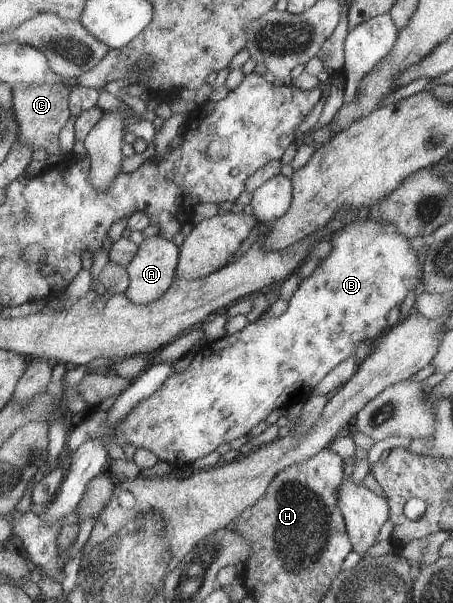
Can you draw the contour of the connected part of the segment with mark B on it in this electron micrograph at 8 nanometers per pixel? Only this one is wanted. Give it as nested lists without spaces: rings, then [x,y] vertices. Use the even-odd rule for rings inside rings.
[[[369,215],[365,219],[359,219],[349,224],[343,230],[340,230],[340,232],[333,234],[330,242],[333,246],[333,251],[325,259],[321,260],[310,276],[307,276],[301,282],[299,289],[297,289],[295,295],[288,302],[288,307],[283,314],[279,317],[271,317],[271,315],[265,314],[259,321],[248,323],[242,330],[232,335],[225,336],[219,339],[219,341],[213,341],[213,343],[208,341],[205,345],[200,346],[187,369],[181,373],[173,373],[157,393],[153,393],[149,399],[145,399],[143,403],[139,403],[125,417],[125,421],[119,423],[114,441],[120,446],[130,444],[134,445],[137,449],[153,451],[160,461],[174,464],[176,468],[180,465],[190,465],[193,461],[197,461],[197,459],[213,453],[221,445],[247,435],[253,427],[259,425],[261,421],[265,421],[275,409],[286,409],[287,411],[296,403],[302,405],[311,397],[311,392],[323,381],[323,377],[327,373],[331,373],[339,363],[343,363],[349,357],[355,357],[355,351],[357,351],[359,343],[369,341],[368,339],[375,339],[375,337],[381,337],[383,331],[389,327],[389,323],[387,323],[389,311],[395,306],[400,307],[403,299],[409,295],[409,291],[414,291],[419,280],[420,282],[423,281],[422,277],[419,277],[419,259],[417,259],[416,249],[411,247],[411,241],[397,229],[397,225],[393,225],[389,221],[379,221]]]

